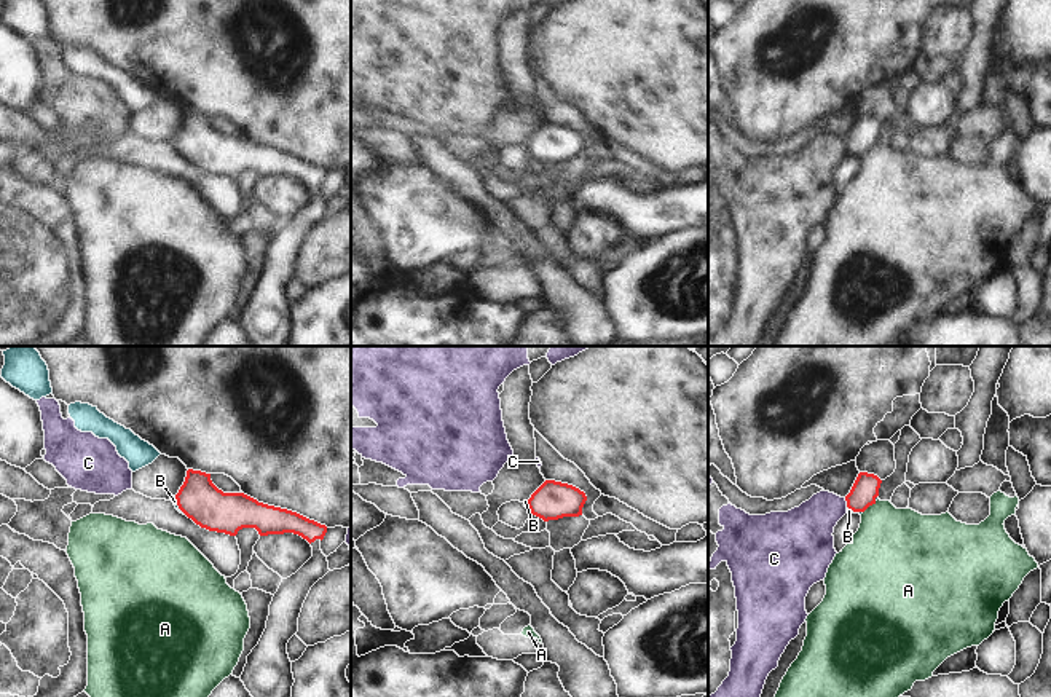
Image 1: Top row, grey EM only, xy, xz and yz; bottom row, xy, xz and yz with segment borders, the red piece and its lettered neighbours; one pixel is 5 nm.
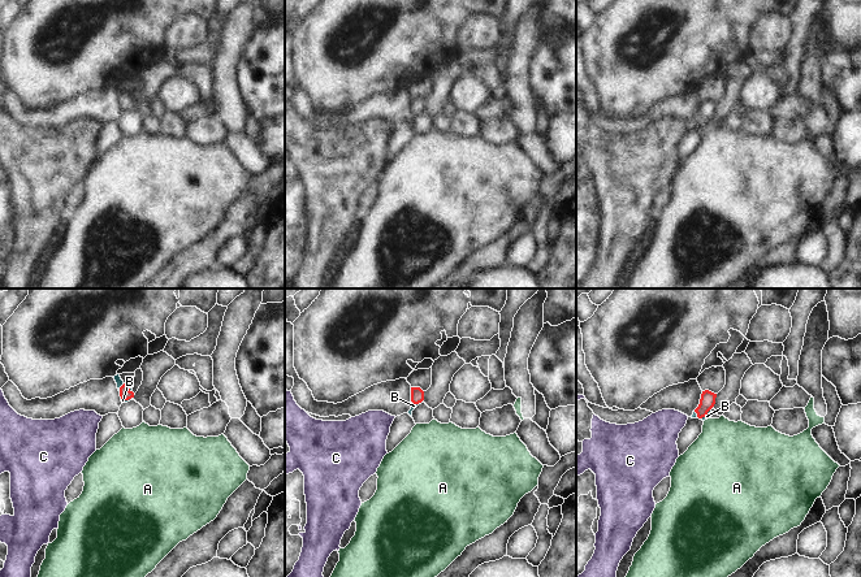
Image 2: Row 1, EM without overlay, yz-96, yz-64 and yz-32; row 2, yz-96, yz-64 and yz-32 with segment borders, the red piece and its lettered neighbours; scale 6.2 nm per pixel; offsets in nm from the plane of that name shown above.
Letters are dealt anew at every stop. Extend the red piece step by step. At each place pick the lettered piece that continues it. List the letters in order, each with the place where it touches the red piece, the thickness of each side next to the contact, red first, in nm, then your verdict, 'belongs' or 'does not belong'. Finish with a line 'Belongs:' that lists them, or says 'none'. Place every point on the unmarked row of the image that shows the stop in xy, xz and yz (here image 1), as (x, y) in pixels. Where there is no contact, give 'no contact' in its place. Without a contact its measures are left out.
A: yz (869, 147) | 140/400 nm | does not belong
B: xy (179, 149) | 220/20 nm | belongs
C: yz (847, 145) | 140/260 nm | does not belong
Belongs: B

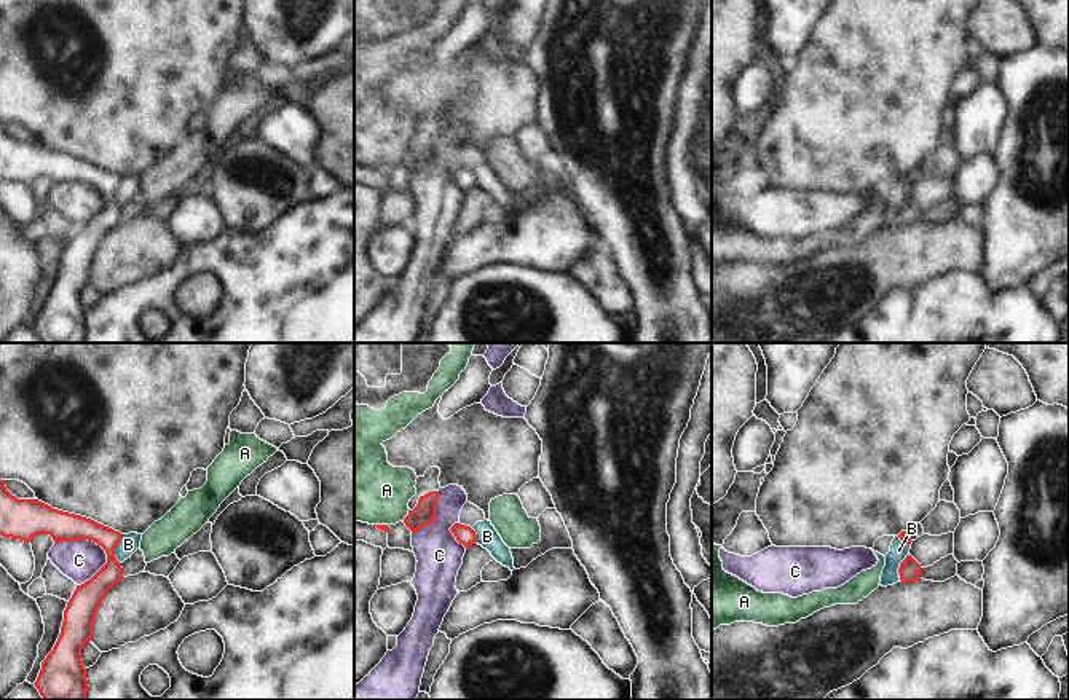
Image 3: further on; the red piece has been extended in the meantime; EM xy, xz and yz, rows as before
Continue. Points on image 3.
A: xz (407, 158) | 110/340 nm | does not belong
B: xy (114, 192) | 140/100 nm | does not belong
C: xy (85, 180) | 160/200 nm | does not belong
Belongs: none

